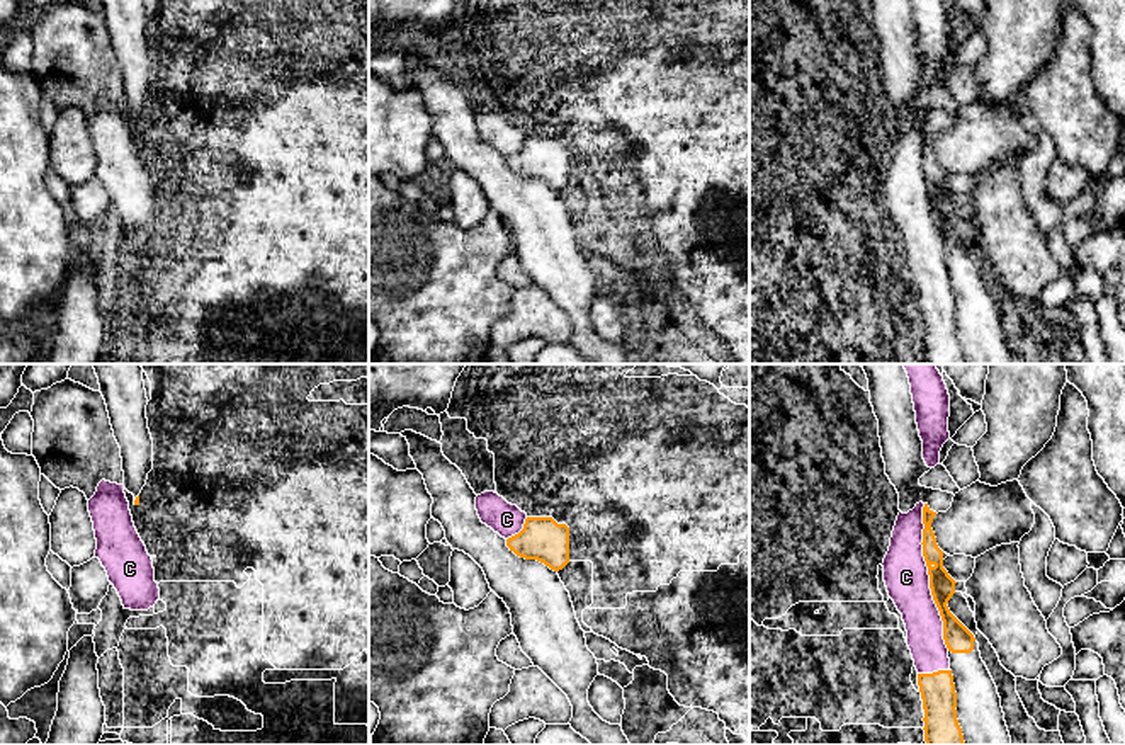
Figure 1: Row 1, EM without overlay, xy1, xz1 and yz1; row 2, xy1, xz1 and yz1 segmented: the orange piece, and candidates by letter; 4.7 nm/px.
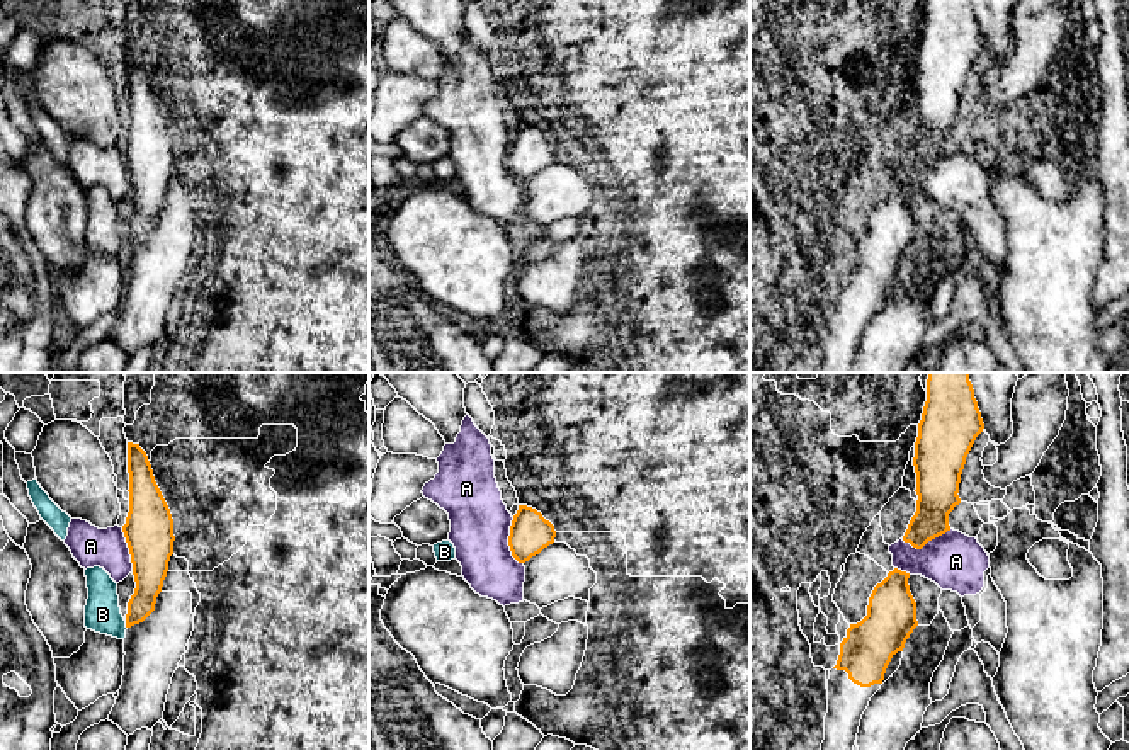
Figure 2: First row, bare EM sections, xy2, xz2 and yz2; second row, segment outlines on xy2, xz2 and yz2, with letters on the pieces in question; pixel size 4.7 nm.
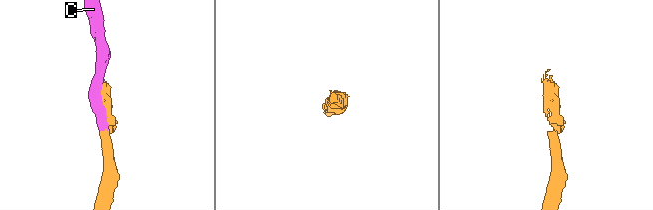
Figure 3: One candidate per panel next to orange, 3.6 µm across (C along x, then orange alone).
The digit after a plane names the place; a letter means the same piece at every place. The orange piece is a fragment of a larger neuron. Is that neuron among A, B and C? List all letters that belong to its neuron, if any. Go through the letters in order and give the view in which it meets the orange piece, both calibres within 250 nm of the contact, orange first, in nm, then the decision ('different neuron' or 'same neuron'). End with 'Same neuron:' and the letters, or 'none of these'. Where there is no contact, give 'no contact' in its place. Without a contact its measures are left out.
A: meets orange in xz2; 190 nm thick on the orange side, 280 nm on the other; different neuron
B: meets orange in xy2; 140 nm thick on the orange side, 180 nm on the other; different neuron
C: meets orange in yz1; 120 nm thick on the orange side, 220 nm on the other; same neuron
Same neuron: C

